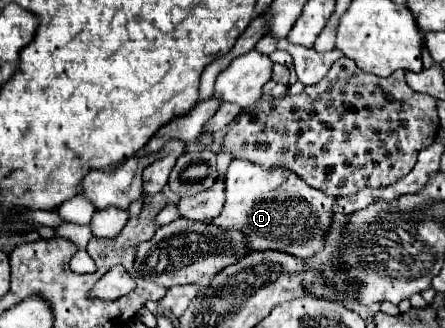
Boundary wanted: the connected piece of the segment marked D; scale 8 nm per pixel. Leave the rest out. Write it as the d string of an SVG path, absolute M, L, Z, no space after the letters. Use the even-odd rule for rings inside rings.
M235 158L227 168L225 208L213 224L237 228L247 236L251 250L279 250L297 258L309 258L323 250L323 236L331 226L335 198L305 184L293 170L263 170L253 162Z

